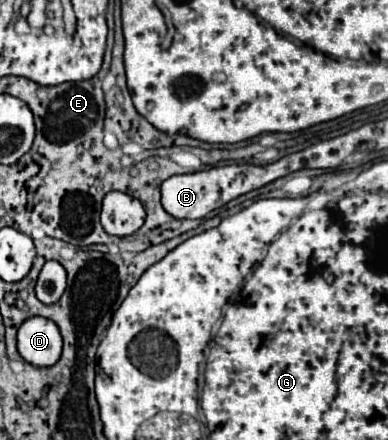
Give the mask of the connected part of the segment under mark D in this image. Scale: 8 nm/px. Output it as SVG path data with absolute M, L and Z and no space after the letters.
M42 316L28 318L18 328L18 352L32 366L54 366L62 354L62 336L58 326Z

